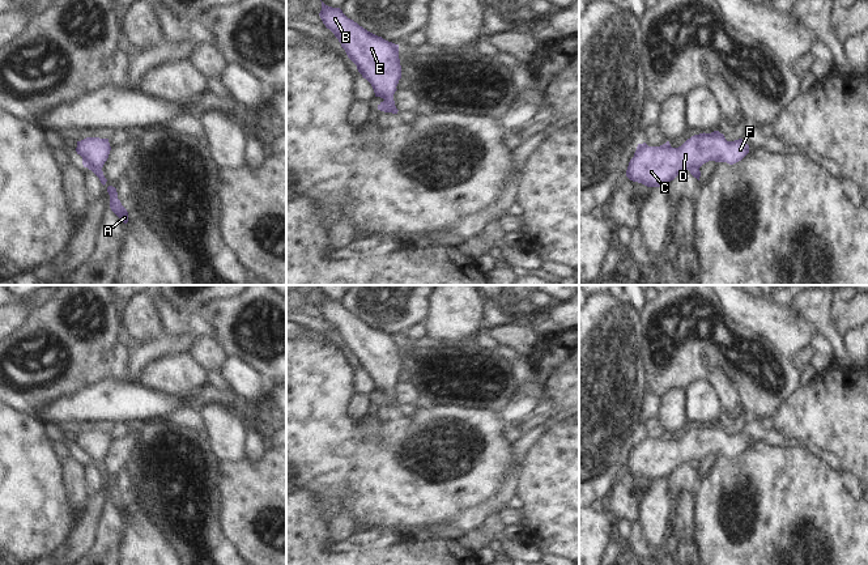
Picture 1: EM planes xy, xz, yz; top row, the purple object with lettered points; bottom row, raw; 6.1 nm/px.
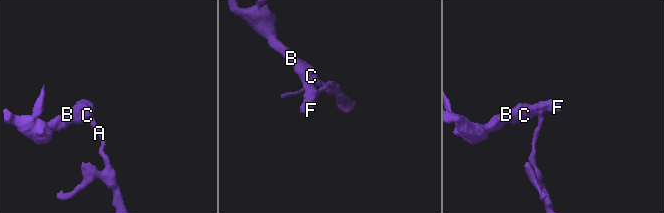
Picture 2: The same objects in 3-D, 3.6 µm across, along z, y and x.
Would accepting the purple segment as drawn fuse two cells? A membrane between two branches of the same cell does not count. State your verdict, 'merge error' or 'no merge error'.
merge error

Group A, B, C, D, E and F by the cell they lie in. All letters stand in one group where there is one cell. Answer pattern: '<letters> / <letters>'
A / B C D E F

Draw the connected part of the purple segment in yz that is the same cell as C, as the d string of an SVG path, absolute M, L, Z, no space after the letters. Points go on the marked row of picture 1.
M719 131L694 135L678 148L672 148L669 141L660 146L643 143L638 144L626 177L647 187L661 187L684 170L701 167L709 161L733 165L748 153L749 145L743 139L727 141Z

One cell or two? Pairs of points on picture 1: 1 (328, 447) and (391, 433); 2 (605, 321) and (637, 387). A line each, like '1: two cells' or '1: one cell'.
1: one cell
2: one cell

